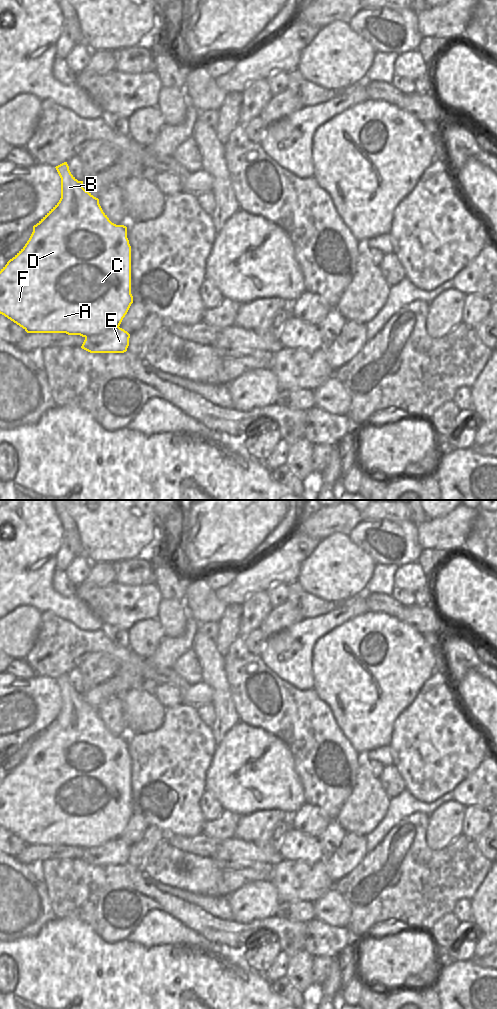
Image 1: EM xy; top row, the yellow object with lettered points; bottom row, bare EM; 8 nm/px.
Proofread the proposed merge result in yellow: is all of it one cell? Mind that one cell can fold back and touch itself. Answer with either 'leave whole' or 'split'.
split

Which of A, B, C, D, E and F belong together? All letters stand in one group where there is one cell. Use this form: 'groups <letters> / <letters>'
groups A B C D F / E

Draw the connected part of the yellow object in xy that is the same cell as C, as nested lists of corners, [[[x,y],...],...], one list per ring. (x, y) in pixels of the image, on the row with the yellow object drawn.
[[[67,162],[55,167],[61,178],[61,198],[59,202],[36,224],[25,246],[0,271],[0,314],[4,315],[27,333],[66,333],[88,337],[98,335],[112,327],[119,327],[127,314],[133,296],[131,294],[131,246],[127,238],[127,227],[112,223],[103,212],[99,199],[83,188],[70,172]]]

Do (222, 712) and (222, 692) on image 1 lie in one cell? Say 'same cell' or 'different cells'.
same cell

